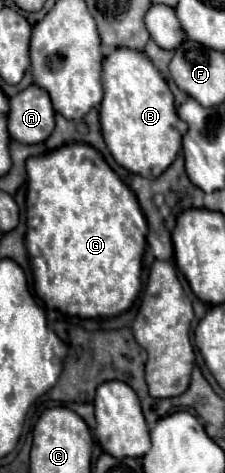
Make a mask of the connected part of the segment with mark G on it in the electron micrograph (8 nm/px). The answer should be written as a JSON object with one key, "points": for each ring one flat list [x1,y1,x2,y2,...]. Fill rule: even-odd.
{"points":[[67,143,27,159,27,235,25,247,33,267,37,297,65,315,83,319,115,317,127,311,142,290,141,272,148,225,135,193,87,143]]}

